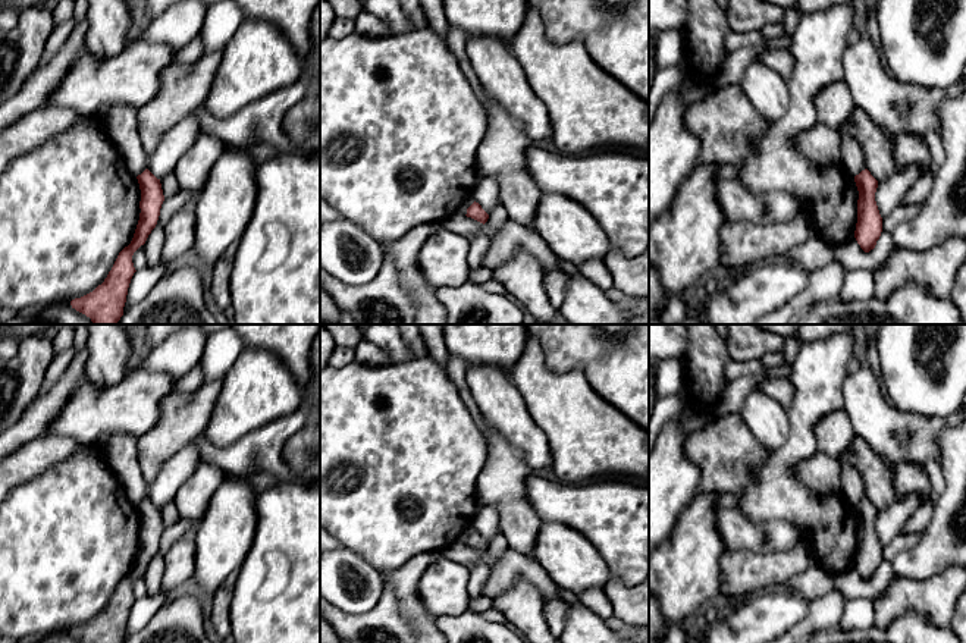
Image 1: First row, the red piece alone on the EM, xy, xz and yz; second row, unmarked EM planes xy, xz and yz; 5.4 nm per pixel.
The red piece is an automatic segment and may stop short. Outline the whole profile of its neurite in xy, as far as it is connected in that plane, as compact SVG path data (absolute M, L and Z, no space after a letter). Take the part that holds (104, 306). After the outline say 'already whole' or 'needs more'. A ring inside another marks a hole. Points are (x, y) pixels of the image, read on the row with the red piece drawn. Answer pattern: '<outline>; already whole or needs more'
M148 169L138 175L137 179L141 189L141 213L131 244L119 253L101 285L92 292L70 301L72 308L90 317L92 324L117 324L123 316L128 288L137 272L132 255L145 244L160 216L160 208L164 201L160 179Z; already whole

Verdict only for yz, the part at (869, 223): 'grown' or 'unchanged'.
unchanged

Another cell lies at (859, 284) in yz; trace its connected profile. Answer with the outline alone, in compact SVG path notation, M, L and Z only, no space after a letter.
M857 269L847 272L838 298L841 301L869 299L874 295L874 272Z

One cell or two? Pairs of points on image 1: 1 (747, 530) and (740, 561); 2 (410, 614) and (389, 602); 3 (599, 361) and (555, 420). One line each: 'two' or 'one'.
1: two
2: two
3: two

